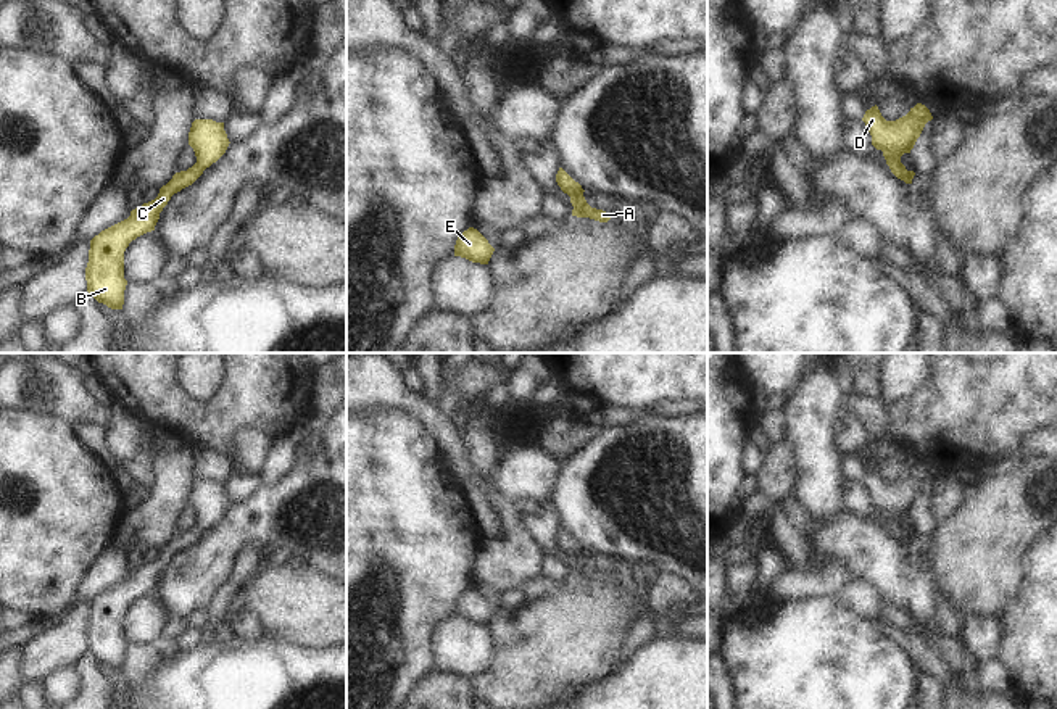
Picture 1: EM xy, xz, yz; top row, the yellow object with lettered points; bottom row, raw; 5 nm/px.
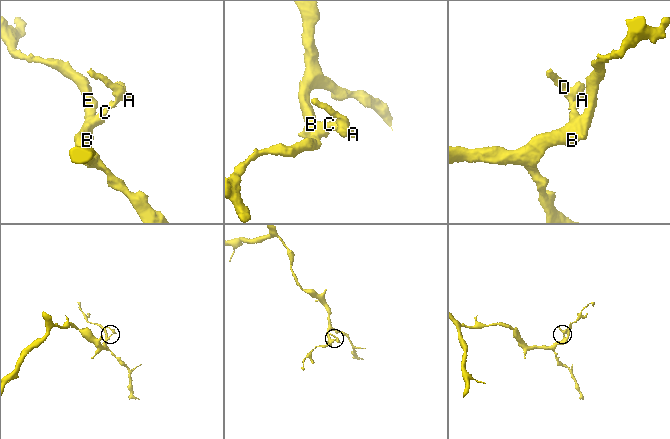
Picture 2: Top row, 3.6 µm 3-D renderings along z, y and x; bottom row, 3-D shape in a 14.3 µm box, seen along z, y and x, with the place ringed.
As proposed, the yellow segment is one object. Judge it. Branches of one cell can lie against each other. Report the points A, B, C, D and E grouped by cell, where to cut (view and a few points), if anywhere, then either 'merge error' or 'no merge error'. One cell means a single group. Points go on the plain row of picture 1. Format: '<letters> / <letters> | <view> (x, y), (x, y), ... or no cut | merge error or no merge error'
A B C D E | no cut | no merge error

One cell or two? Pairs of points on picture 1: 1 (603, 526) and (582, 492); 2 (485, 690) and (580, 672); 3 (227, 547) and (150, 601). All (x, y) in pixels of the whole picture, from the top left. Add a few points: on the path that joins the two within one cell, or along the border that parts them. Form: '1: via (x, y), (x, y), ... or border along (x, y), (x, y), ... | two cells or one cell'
1: via (603, 518), (603, 513), (590, 500) | one cell
2: via (509, 687), (514, 687), (529, 672), (556, 672) | one cell
3: border along (155, 590), (169, 616) | two cells

